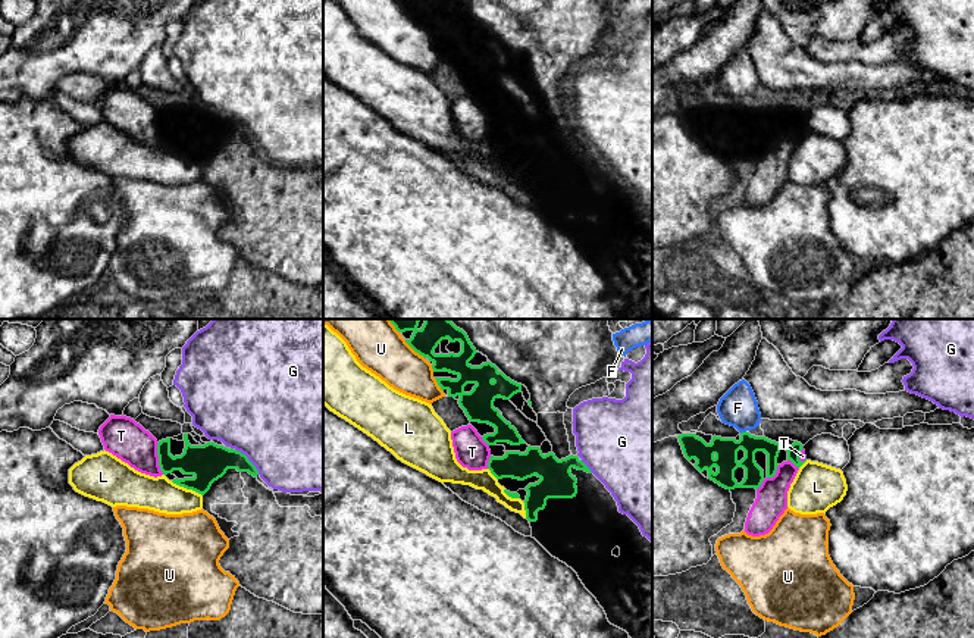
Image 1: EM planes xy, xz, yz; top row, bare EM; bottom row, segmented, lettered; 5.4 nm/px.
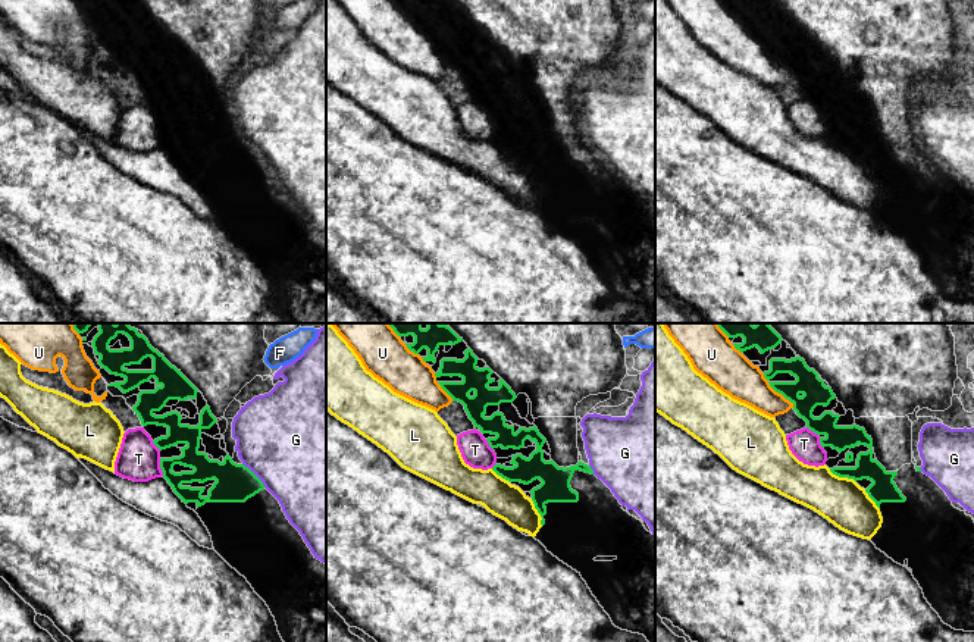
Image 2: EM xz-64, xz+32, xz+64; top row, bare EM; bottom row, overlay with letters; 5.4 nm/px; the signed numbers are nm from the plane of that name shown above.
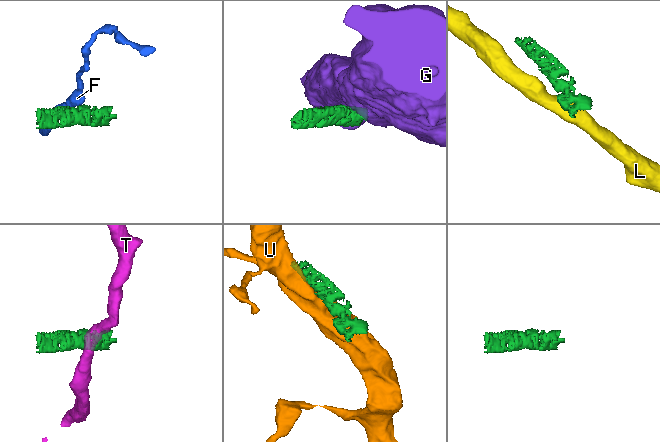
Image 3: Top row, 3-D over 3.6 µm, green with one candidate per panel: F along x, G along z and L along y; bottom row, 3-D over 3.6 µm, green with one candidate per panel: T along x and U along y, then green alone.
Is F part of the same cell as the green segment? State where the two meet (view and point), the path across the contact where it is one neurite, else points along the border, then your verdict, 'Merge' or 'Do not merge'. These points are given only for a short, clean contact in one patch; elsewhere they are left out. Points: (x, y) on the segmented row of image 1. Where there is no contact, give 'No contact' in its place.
Touches green at yz (742, 432). Boundary: yz (745, 431), (741, 434). Do not merge

